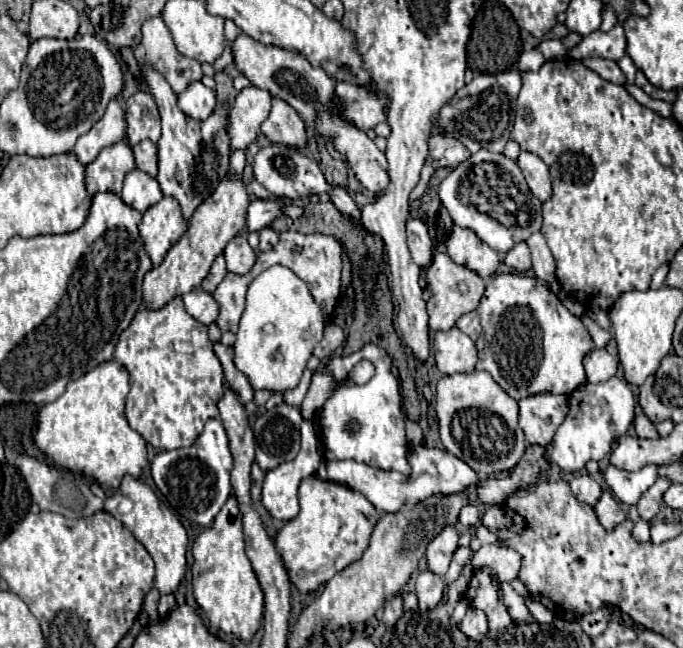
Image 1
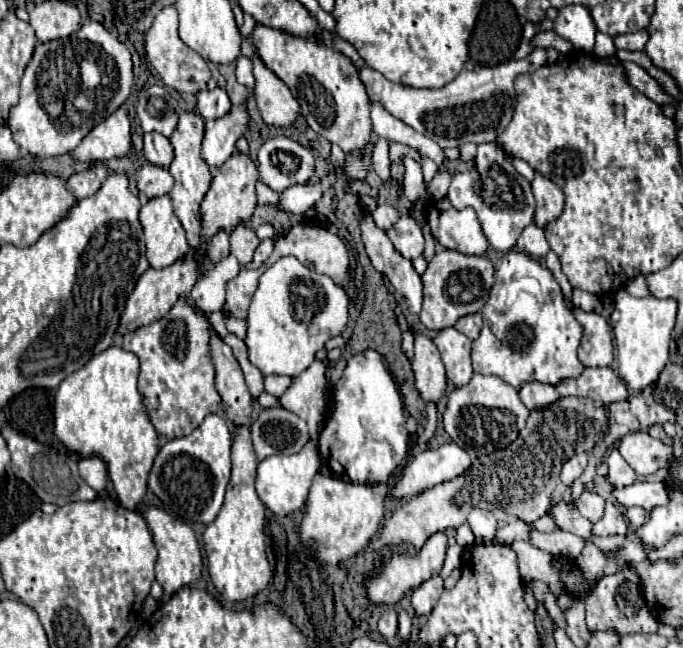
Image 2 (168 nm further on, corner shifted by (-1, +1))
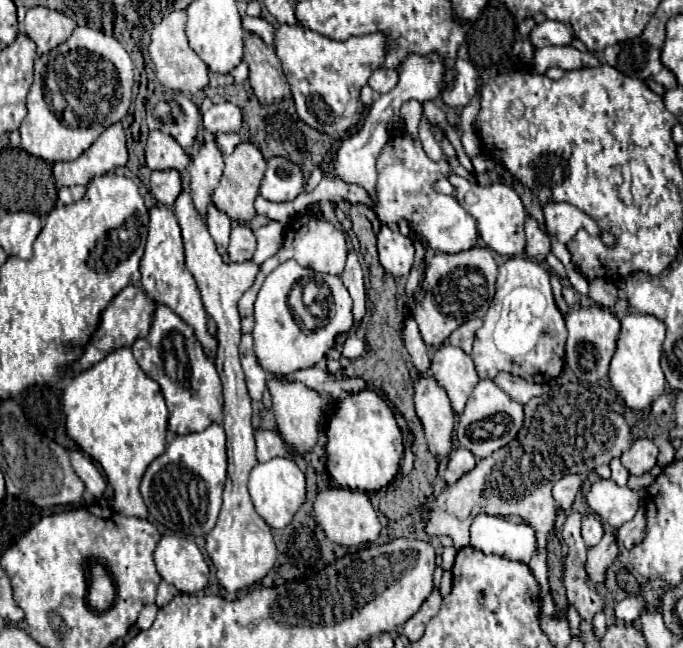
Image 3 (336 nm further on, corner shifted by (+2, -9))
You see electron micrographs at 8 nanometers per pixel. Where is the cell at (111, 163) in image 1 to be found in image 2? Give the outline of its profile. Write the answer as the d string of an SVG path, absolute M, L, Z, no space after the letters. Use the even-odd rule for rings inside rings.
M89 166L89 168L85 168L85 170L81 170L81 172L73 174L73 176L69 176L67 190L77 200L87 198L87 196L95 194L95 190L99 190L99 186L107 178L107 174L109 174L107 166Z

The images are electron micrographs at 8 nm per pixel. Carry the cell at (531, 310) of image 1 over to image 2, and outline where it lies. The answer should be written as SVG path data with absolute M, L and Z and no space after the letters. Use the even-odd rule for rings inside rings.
M511 250L507 252L495 268L495 284L489 292L489 300L481 310L483 328L477 340L473 340L473 370L479 374L495 374L507 384L519 388L523 382L539 380L547 384L559 384L565 378L575 378L583 372L583 364L577 358L579 340L583 336L583 328L571 314L571 310L563 304L563 294L559 284L555 282L551 270L543 266L539 260L531 258L525 252Z

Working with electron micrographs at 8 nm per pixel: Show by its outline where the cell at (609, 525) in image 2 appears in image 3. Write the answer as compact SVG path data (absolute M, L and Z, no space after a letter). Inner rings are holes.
M606 530L602 540L596 546L588 548L586 572L588 572L590 580L594 580L596 584L602 584L604 576L606 576L606 570L616 560L618 552L620 552L620 546L618 546L616 536L610 530Z

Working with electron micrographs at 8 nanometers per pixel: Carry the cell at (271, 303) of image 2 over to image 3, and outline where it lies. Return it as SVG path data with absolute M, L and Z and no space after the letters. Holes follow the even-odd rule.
M288 260L280 264L264 280L258 292L258 298L254 302L254 320L256 320L254 332L252 332L254 354L256 354L258 364L266 372L272 372L274 376L288 376L296 370L316 366L326 356L326 352L334 346L336 338L352 328L352 300L350 300L348 290L340 282L340 278L330 276L330 274L316 276L314 272L312 272L312 278L316 278L316 284L324 290L322 292L322 314L320 318L318 316L312 318L312 330L298 326L298 322L292 318L292 312L288 308L288 294L292 286L306 276L310 276L308 268L302 268L298 262Z

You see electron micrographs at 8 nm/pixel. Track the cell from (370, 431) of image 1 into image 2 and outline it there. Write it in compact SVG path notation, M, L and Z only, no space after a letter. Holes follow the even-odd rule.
M365 350L347 362L341 380L333 386L333 412L319 436L319 454L345 480L375 484L387 482L409 452L403 400L397 384L375 350Z

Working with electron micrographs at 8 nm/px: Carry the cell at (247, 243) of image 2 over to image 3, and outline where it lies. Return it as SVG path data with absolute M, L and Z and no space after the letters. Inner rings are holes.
M236 224L230 234L230 246L228 246L230 260L236 264L252 260L254 250L256 250L256 238L254 238L250 226Z

